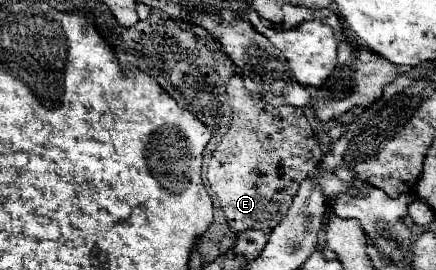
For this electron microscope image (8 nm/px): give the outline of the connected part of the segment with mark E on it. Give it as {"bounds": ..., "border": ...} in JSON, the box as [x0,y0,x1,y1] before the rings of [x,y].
{"bounds":[203,74,345,232],"border":[[[237,74],[231,76],[231,80],[227,84],[227,96],[229,96],[233,120],[229,124],[229,130],[221,136],[221,142],[217,144],[215,152],[213,152],[213,148],[207,150],[207,158],[203,158],[203,180],[217,194],[221,208],[229,220],[229,226],[235,232],[243,232],[249,228],[271,230],[273,226],[277,226],[281,222],[281,218],[285,216],[285,212],[289,210],[289,204],[293,202],[293,196],[297,194],[297,188],[301,186],[301,182],[305,182],[309,178],[317,180],[319,188],[323,190],[323,194],[327,198],[345,190],[345,186],[337,180],[335,174],[327,174],[327,172],[319,170],[321,146],[319,146],[317,138],[313,136],[313,126],[305,118],[303,110],[293,108],[293,106],[291,108],[285,108],[285,106],[273,108],[269,102],[263,102],[257,94],[251,94],[243,86],[243,78]]]}

